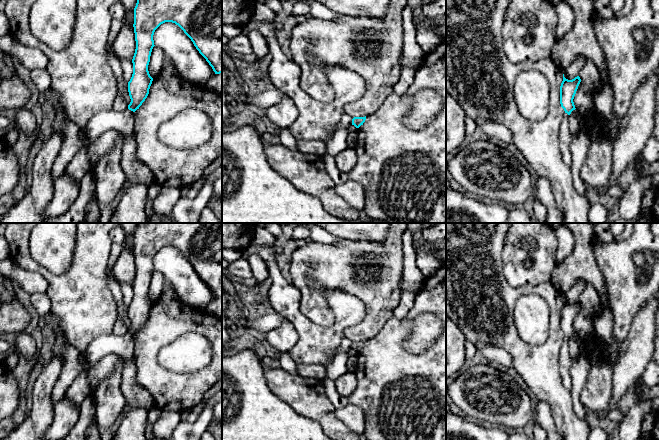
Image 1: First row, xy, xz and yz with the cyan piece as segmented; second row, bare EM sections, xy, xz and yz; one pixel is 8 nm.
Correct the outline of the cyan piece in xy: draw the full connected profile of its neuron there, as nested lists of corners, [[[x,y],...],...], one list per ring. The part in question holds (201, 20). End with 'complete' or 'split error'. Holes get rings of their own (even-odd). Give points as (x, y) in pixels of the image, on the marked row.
[[[137,0],[134,8],[134,33],[136,49],[132,59],[133,74],[128,82],[131,99],[128,109],[135,112],[145,101],[153,78],[148,71],[154,45],[155,30],[165,22],[178,25],[191,39],[199,53],[206,59],[215,74],[222,73],[222,0]]] | complete

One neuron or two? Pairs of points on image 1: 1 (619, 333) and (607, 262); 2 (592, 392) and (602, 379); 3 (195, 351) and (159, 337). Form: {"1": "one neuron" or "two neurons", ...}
{"1": "one neuron", "2": "one neuron", "3": "two neurons"}

